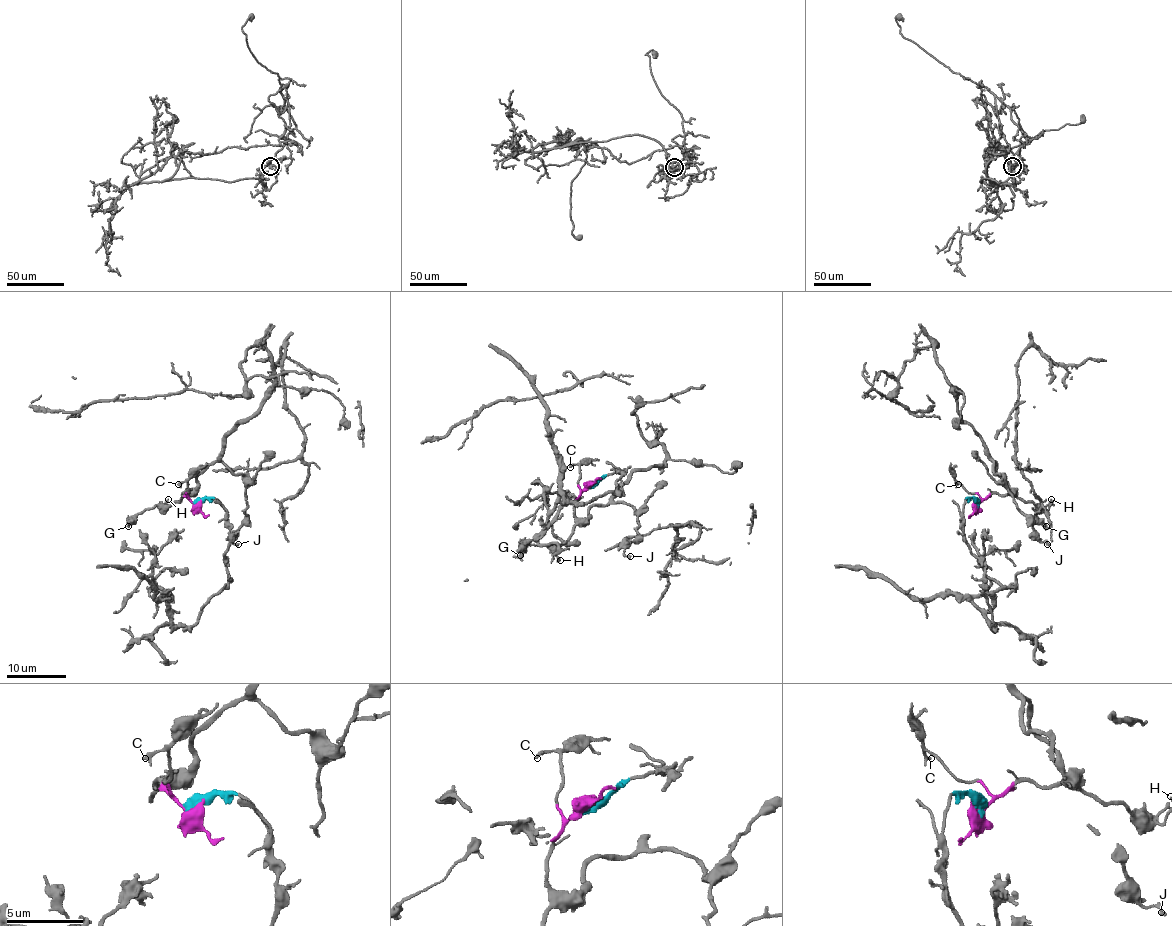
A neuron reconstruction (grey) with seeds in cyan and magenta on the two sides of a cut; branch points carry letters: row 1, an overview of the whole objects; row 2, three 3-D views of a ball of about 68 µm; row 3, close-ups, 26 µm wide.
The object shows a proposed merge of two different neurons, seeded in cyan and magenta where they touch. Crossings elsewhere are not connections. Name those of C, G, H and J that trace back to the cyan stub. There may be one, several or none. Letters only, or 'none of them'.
none of them

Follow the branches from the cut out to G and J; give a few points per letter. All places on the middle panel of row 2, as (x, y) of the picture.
G: (589, 485), (576, 501), (571, 535), (561, 544), (528, 544), (519, 555)
J: (589, 485), (574, 515), (586, 518), (592, 506), (625, 503), (638, 525), (623, 553), (631, 556)

